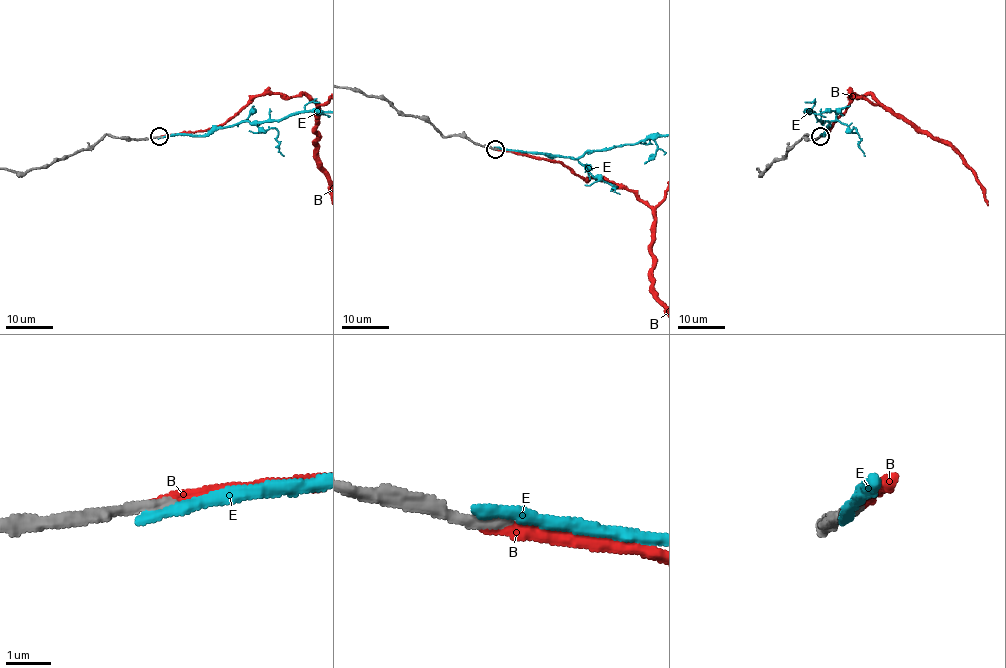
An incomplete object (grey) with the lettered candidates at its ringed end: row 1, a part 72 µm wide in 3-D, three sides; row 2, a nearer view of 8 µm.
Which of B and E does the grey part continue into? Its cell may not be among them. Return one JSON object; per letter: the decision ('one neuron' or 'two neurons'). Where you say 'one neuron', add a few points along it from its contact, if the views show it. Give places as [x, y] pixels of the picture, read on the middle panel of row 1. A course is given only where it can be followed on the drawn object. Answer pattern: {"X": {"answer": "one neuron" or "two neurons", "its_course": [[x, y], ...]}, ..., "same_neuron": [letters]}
{"B": {"answer": "one neuron"}, "E": {"answer": "two neurons"}, "same_neuron": ["B"]}

